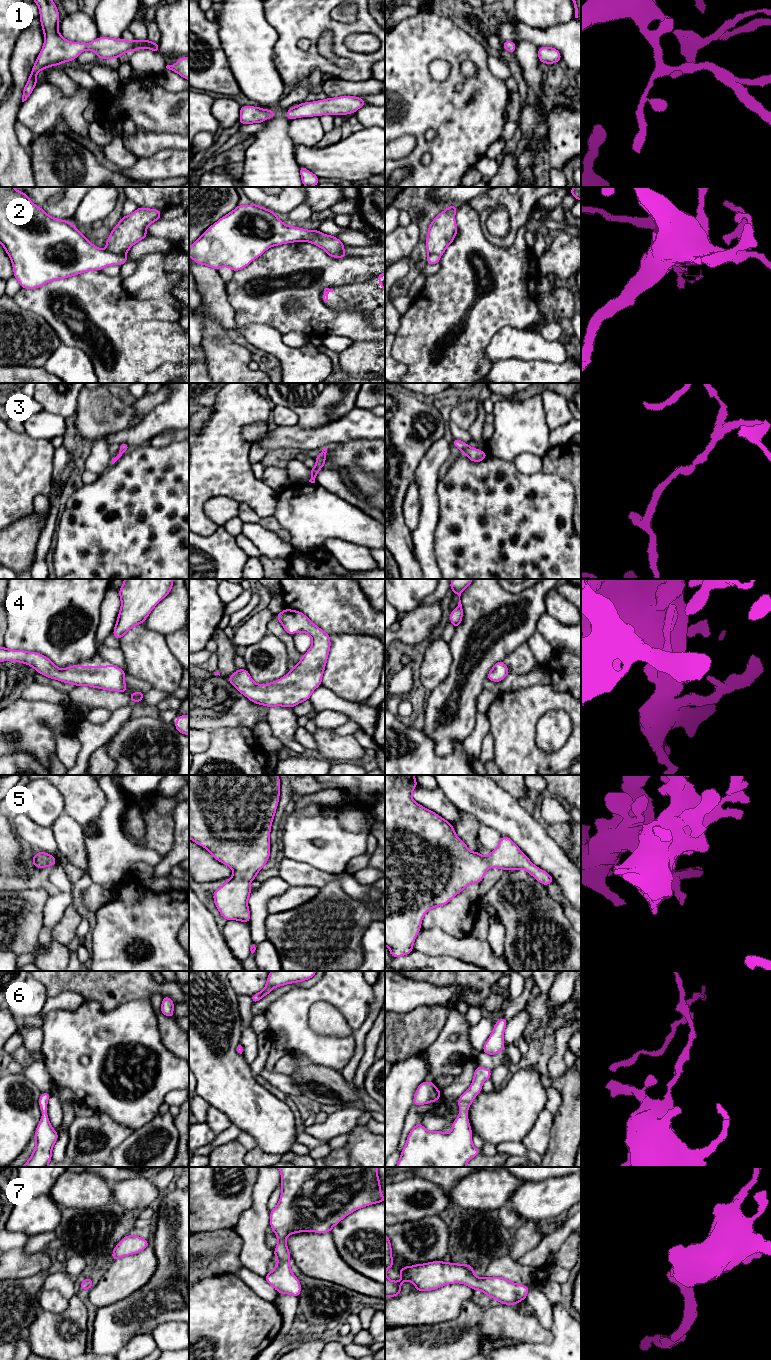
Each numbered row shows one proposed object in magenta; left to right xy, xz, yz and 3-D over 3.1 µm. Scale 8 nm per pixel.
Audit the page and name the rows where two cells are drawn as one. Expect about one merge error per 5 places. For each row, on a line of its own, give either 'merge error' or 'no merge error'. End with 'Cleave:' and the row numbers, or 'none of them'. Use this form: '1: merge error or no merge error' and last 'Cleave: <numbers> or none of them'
1: no merge error
2: merge error
3: no merge error
4: no merge error
5: no merge error
6: no merge error
7: no merge error
Cleave: 2

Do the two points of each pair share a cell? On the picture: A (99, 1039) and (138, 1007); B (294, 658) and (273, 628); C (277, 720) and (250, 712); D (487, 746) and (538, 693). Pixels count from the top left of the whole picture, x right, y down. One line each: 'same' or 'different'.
A: same
B: same
C: different
D: different

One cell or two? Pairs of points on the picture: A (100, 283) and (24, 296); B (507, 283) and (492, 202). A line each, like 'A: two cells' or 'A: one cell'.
A: one cell
B: two cells

